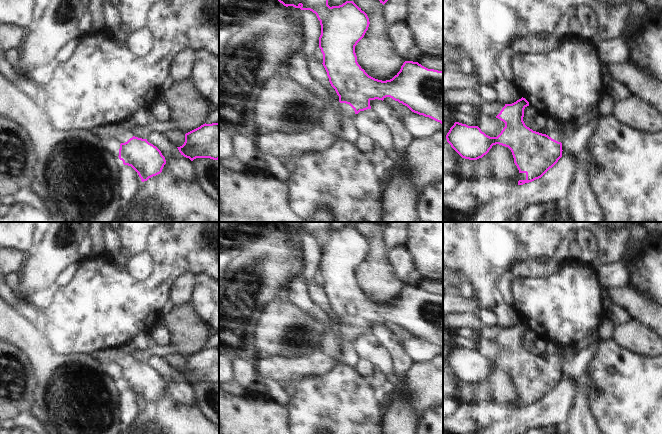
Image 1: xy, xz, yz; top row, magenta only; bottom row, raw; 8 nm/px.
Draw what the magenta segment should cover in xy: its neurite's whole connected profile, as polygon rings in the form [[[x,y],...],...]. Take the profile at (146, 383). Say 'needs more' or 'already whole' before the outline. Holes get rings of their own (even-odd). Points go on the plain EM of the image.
needs more | [[[116,348],[97,350],[91,357],[103,366],[114,362],[120,368],[119,383],[124,389],[131,390],[142,406],[160,398],[166,388],[165,381],[156,370],[147,363],[133,360],[131,355],[117,353]]]

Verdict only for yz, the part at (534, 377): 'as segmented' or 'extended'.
extended

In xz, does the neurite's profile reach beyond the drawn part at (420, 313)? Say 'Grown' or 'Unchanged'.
Grown.

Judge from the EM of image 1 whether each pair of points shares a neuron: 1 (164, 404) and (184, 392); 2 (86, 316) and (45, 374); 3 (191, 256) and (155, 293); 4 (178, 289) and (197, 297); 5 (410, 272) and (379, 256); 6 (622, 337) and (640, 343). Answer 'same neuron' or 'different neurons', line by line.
1: different neurons
2: different neurons
3: same neuron
4: different neurons
5: different neurons
6: same neuron

